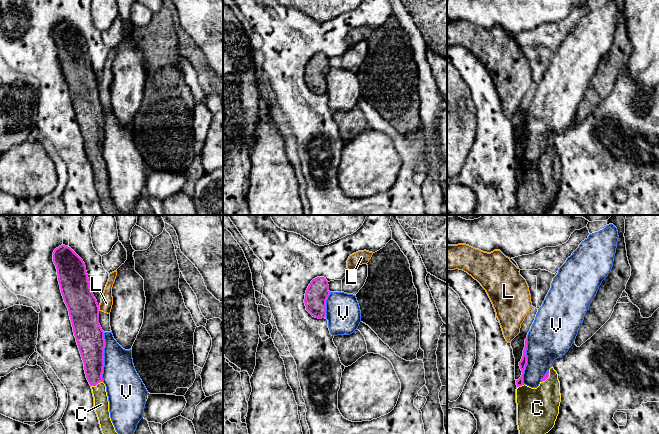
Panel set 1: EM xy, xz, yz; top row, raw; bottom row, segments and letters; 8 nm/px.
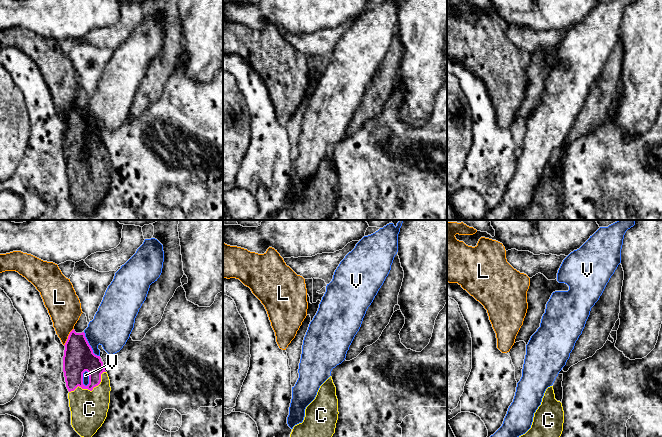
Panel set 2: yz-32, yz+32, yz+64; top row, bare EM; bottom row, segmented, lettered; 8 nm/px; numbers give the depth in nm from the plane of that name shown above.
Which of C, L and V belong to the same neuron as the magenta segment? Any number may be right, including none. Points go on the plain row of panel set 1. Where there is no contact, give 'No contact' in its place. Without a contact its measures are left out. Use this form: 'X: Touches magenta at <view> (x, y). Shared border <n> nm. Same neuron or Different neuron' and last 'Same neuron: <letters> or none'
C: Touches magenta at xy (96, 160). Shared border 100 nm. Same neuron
L: Touches magenta at xy (98, 84). Shared border 30 nm. Different neuron
V: Touches magenta at xy (103, 133). Shared border 400 nm. Different neuron
Same neuron: C

